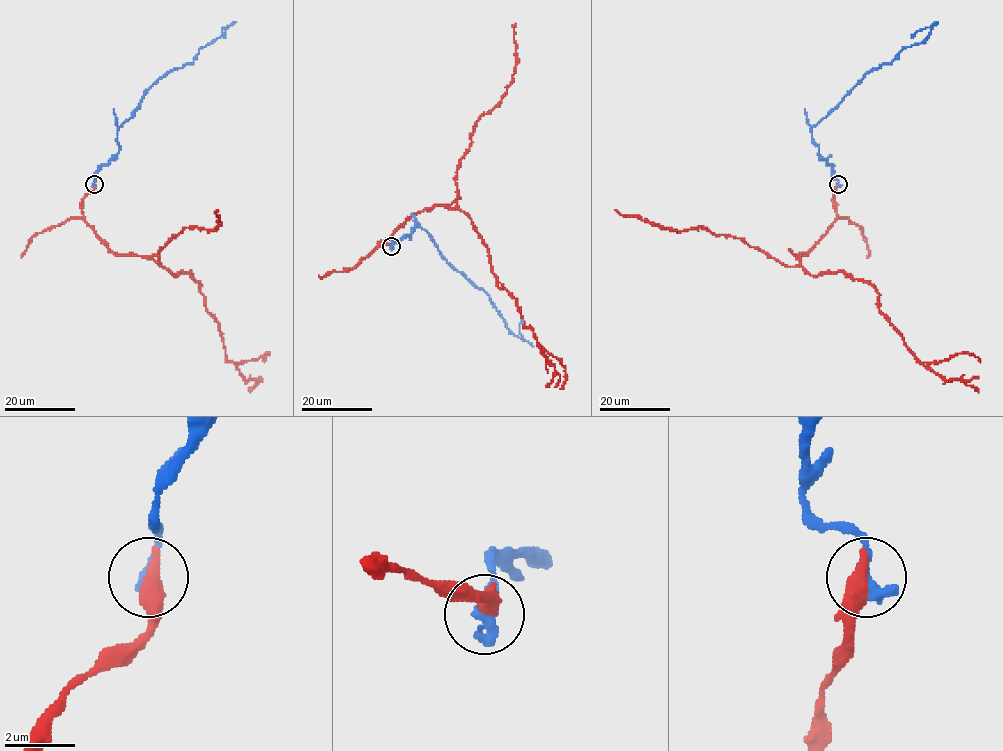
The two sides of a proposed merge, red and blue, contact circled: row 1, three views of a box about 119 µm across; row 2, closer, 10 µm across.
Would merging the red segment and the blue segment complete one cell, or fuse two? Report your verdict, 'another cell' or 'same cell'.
same cell

